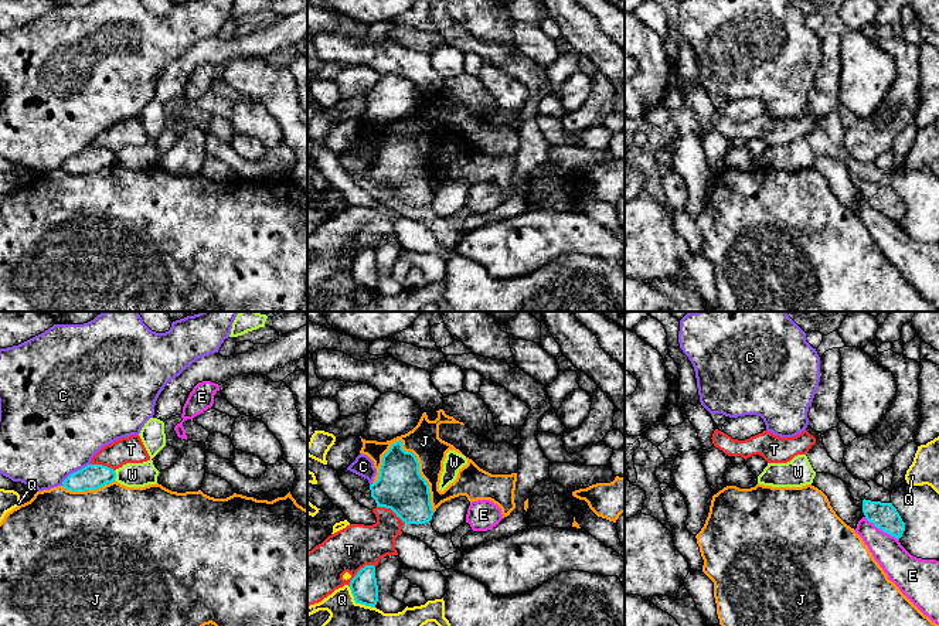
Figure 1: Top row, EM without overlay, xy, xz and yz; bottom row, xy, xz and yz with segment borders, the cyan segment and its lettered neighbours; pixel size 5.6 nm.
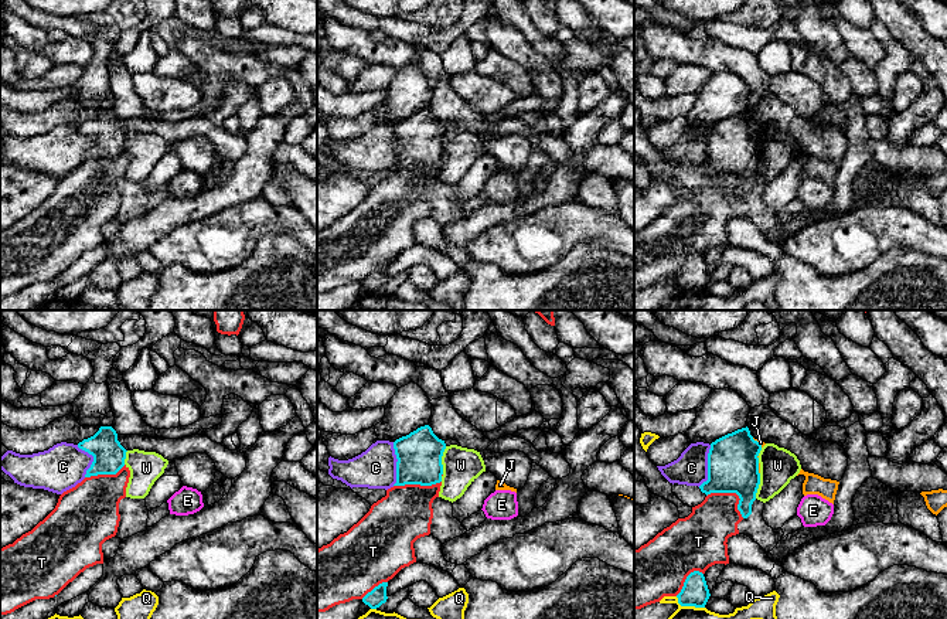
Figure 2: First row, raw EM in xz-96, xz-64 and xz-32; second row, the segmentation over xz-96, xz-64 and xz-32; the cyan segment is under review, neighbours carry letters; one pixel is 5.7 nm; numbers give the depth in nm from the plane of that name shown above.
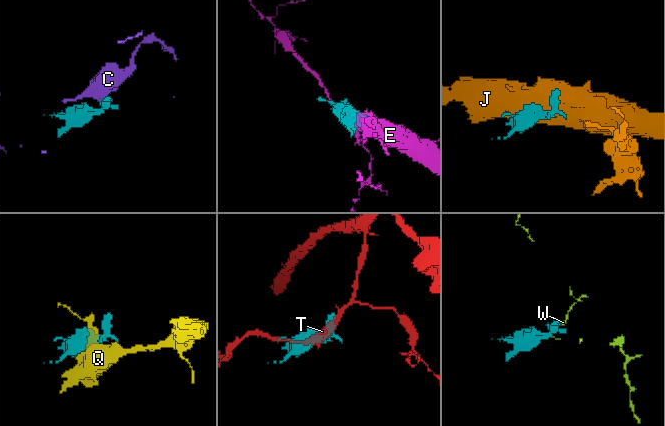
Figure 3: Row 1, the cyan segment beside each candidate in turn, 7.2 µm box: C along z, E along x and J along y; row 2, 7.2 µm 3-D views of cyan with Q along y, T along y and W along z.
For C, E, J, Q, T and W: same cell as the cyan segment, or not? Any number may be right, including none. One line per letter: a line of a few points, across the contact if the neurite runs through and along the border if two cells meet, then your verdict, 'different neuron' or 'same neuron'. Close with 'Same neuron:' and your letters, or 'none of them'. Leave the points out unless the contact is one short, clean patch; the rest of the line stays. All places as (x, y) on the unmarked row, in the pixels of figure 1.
C: xy (89, 146), (72, 155), (61, 167) | different neuron
E: yz (864, 200), (898, 223) | different neuron
J: different neuron
Q: different neuron
T: different neuron
W: xy (114, 153), (115, 162) | different neuron
Same neuron: none of them

